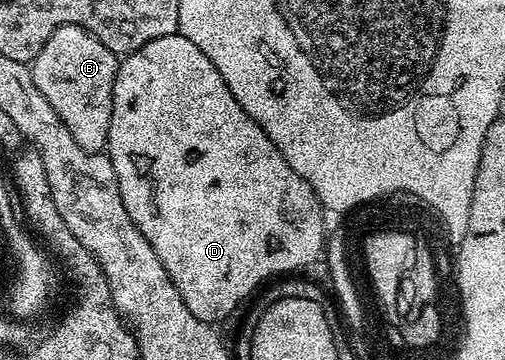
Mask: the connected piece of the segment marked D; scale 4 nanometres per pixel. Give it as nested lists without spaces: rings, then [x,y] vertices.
[[[177,33],[158,37],[119,60],[112,85],[112,112],[106,154],[114,165],[114,173],[120,182],[122,205],[126,205],[126,213],[130,215],[130,221],[150,243],[154,253],[158,255],[158,261],[162,261],[186,309],[190,309],[190,313],[194,313],[194,317],[202,321],[213,325],[219,324],[219,319],[226,318],[259,283],[266,282],[271,275],[308,267],[319,255],[321,258],[325,254],[325,212],[320,206],[320,198],[316,196],[314,189],[306,180],[298,177],[298,173],[294,173],[294,169],[286,165],[286,157],[278,153],[274,141],[266,137],[266,133],[249,117],[246,109],[242,109],[242,105],[234,101],[234,93],[226,89],[226,81],[222,81],[222,73],[214,69],[210,57],[206,57],[206,53],[202,53],[202,49],[198,49],[198,45],[194,45],[194,41],[190,41],[185,35]]]

